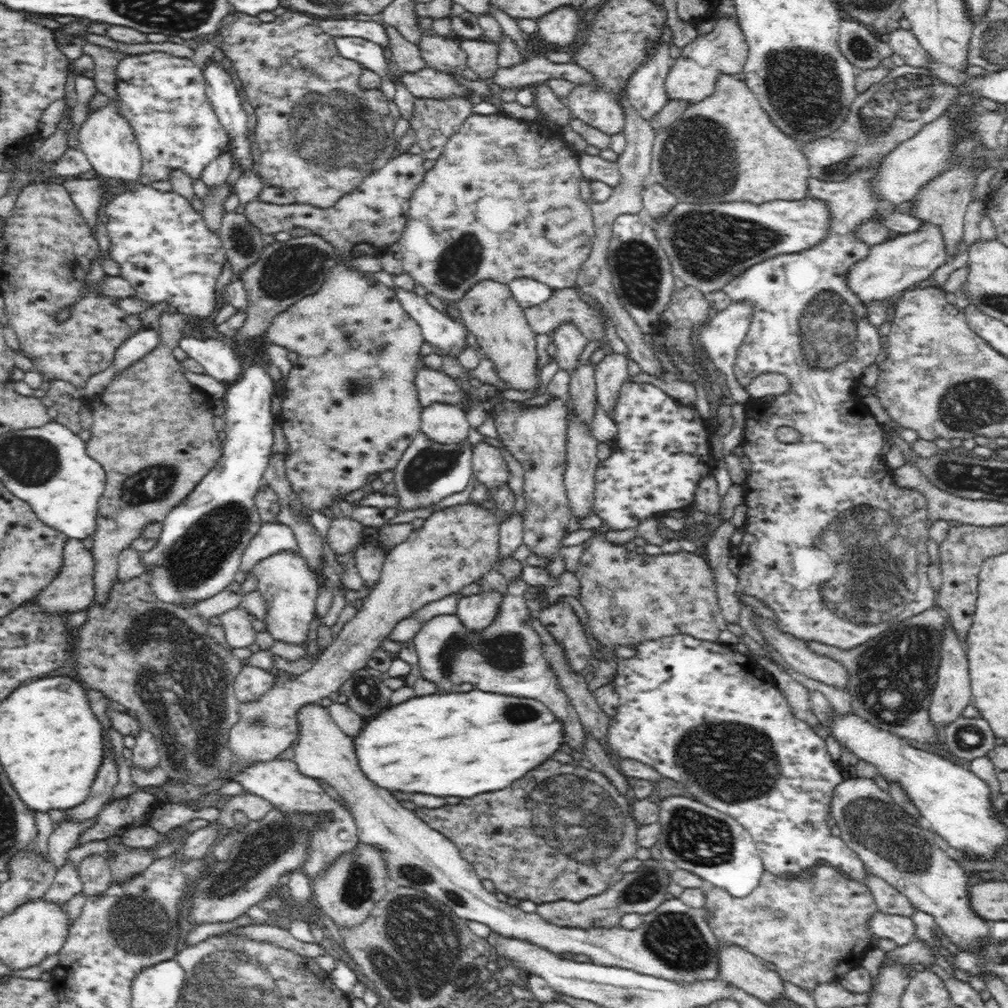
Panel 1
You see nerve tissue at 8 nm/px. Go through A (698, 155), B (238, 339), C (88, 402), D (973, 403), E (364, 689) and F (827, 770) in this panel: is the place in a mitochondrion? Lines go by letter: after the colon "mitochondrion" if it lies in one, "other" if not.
A: mitochondrion
B: other
C: other
D: mitochondrion
E: mitochondrion
F: other

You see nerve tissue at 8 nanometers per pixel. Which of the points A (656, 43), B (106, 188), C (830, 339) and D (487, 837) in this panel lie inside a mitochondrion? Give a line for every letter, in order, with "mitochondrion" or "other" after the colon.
A: other
B: other
C: mitochondrion
D: other

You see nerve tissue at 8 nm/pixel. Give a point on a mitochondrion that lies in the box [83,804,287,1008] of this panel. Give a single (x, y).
(136, 923)

